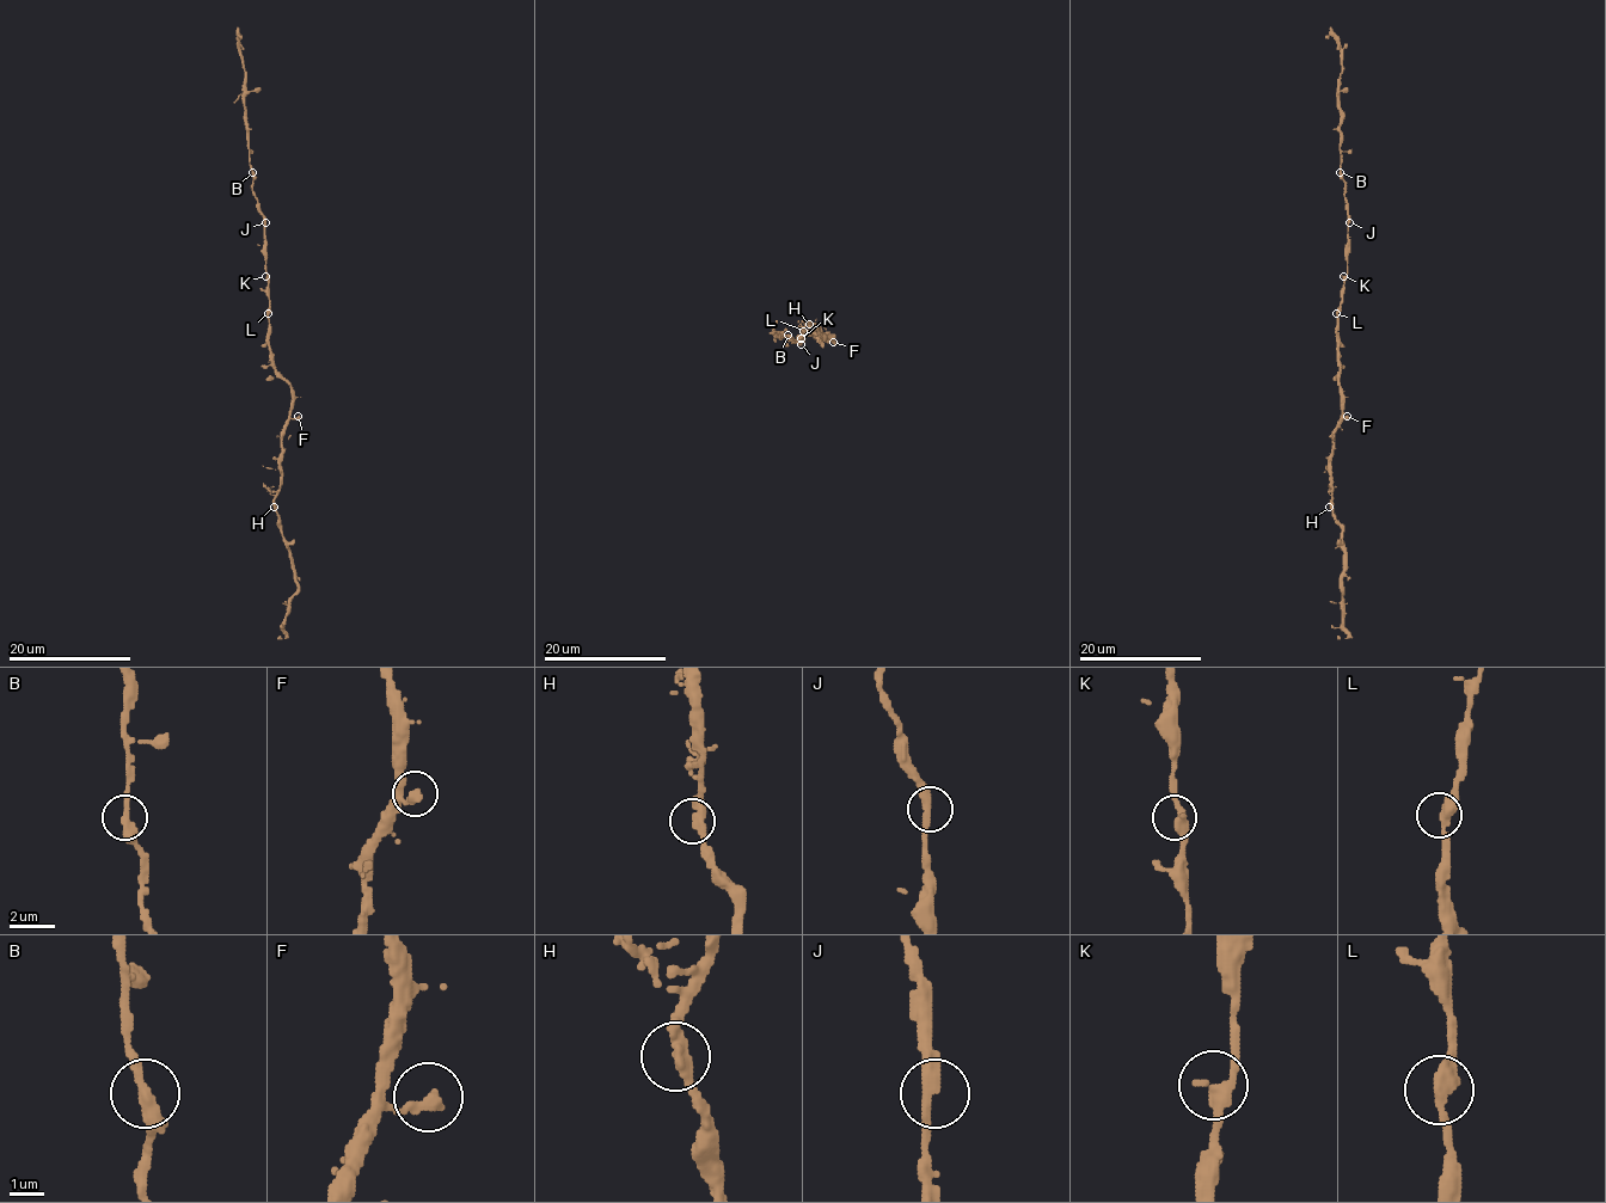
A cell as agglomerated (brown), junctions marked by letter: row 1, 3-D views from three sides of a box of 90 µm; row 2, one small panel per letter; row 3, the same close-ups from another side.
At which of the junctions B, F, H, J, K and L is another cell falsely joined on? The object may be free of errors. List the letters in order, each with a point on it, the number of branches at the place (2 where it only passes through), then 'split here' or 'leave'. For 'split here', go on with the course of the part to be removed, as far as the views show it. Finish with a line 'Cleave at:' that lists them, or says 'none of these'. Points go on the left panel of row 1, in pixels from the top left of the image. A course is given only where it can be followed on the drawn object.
B: (252, 172) | 2 | leave
F: (298, 416) | 1 | leave
H: (274, 507) | 2 | leave
J: (265, 222) | 2 | leave
K: (265, 276) | 2 | leave
L: (268, 313) | 2 | leave
Cleave at: none of these

